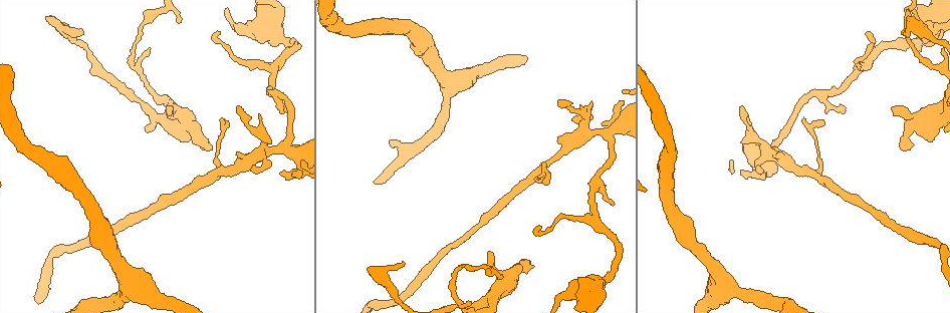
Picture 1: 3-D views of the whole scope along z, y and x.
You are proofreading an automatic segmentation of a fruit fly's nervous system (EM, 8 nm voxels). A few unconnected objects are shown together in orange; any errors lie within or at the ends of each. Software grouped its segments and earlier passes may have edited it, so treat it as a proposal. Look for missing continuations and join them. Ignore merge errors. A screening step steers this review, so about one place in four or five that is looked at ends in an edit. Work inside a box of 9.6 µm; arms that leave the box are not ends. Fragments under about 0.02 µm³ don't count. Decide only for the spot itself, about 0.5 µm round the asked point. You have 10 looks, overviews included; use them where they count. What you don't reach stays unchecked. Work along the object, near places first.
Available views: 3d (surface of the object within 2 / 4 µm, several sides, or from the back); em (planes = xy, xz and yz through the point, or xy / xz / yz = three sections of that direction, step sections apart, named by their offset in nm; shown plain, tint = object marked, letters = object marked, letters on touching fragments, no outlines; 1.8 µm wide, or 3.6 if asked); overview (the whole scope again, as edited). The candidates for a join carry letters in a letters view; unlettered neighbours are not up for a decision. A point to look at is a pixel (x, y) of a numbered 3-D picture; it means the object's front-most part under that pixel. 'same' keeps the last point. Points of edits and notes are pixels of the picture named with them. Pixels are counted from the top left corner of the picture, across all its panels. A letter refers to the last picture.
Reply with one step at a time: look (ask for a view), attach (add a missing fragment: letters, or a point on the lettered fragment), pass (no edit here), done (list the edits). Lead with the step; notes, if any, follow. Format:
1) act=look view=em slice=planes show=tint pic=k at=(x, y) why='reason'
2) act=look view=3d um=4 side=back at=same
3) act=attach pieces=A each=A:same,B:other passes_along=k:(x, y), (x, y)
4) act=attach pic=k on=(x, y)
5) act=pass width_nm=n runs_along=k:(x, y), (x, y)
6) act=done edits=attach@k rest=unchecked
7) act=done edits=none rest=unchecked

act=look view=em slice=xz step=8 show=letters pic=1 at=(500, 279) why='thin end'

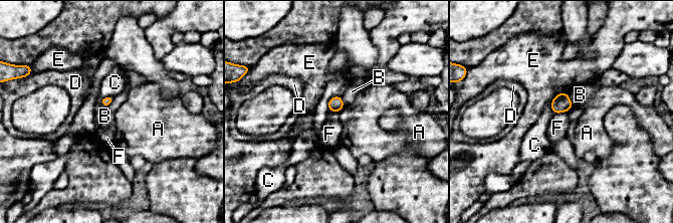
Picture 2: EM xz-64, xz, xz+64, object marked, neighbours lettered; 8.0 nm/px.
act=pass each=A:other,B:other,C:other,D:other,E:other,F:other border=2:(567, 110), (553, 114) found='no lettered fragment goes on from it'

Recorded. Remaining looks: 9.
act=look view=em slice=planes show=letters pic=1 at=(865, 34) why='tapers out'

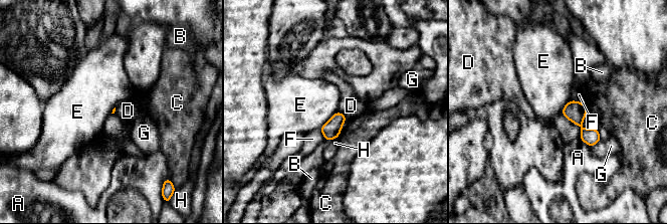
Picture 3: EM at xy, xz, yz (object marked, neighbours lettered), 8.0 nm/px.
act=pass each=A:other,B:other,C:other,D:other,E:other,F:other,G:other,H:other border=3:(338, 110), (319, 129) found='none of them fits'

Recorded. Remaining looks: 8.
act=look view=em slice=planes show=letters pic=1 at=(581, 105) why='an open end'

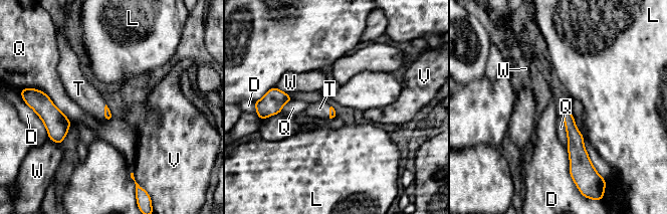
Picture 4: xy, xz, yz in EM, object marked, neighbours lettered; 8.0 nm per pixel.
act=attach pieces=T each=D:other,L:other,Q:other,T:same,V:other,W:other passes_along=4:(107, 115), (104, 112), (81, 91) found='the cell continues'

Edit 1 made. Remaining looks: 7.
act=look view=overview

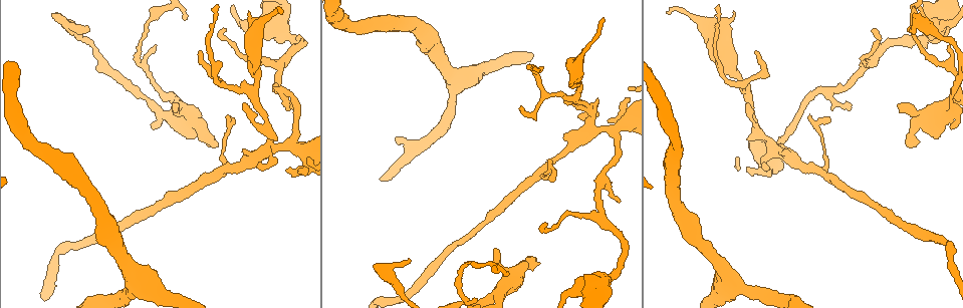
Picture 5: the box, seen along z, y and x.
act=look view=3d um=2 pic=5 at=(916, 14) why='branch stops here'

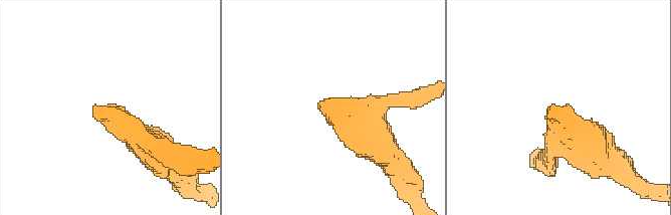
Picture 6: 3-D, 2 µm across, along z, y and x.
act=look view=em slice=yz step=8 show=letters pic=6 at=(97, 106)

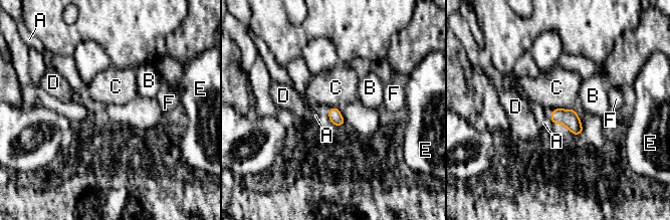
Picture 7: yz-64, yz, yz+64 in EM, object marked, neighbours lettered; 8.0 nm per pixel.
act=pass each=A:other,B:other,C:other,D:other,E:other,F:other border=7:(574, 108), (552, 110) found='no lettered fragment goes on from it'

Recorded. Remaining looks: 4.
act=done edits=attach@4 rest=unchecked

